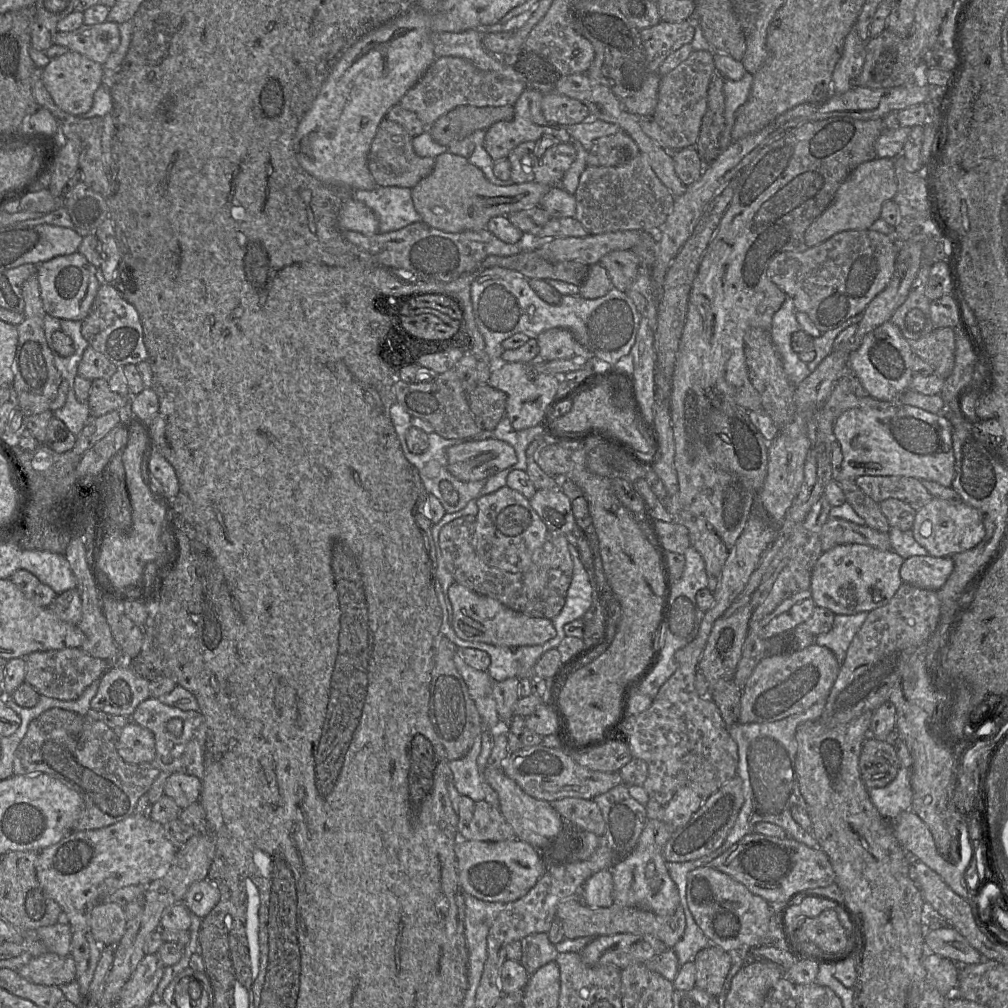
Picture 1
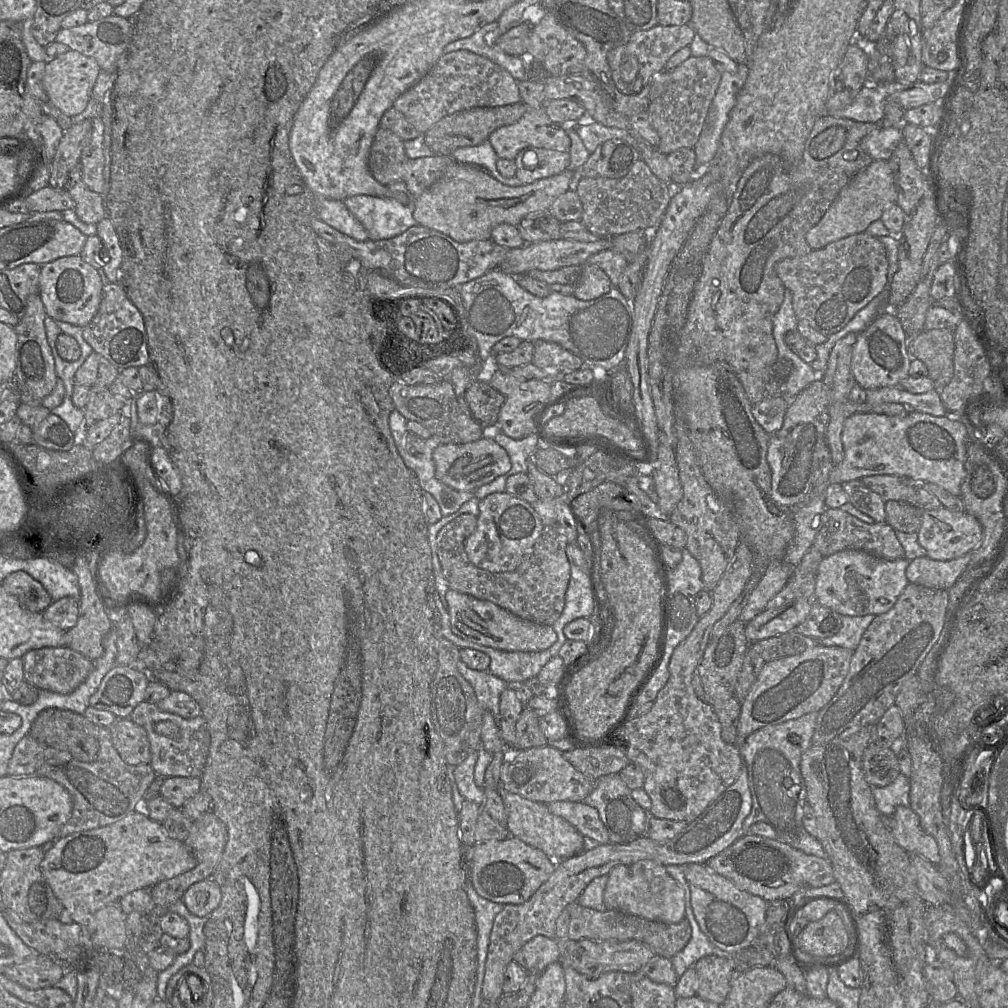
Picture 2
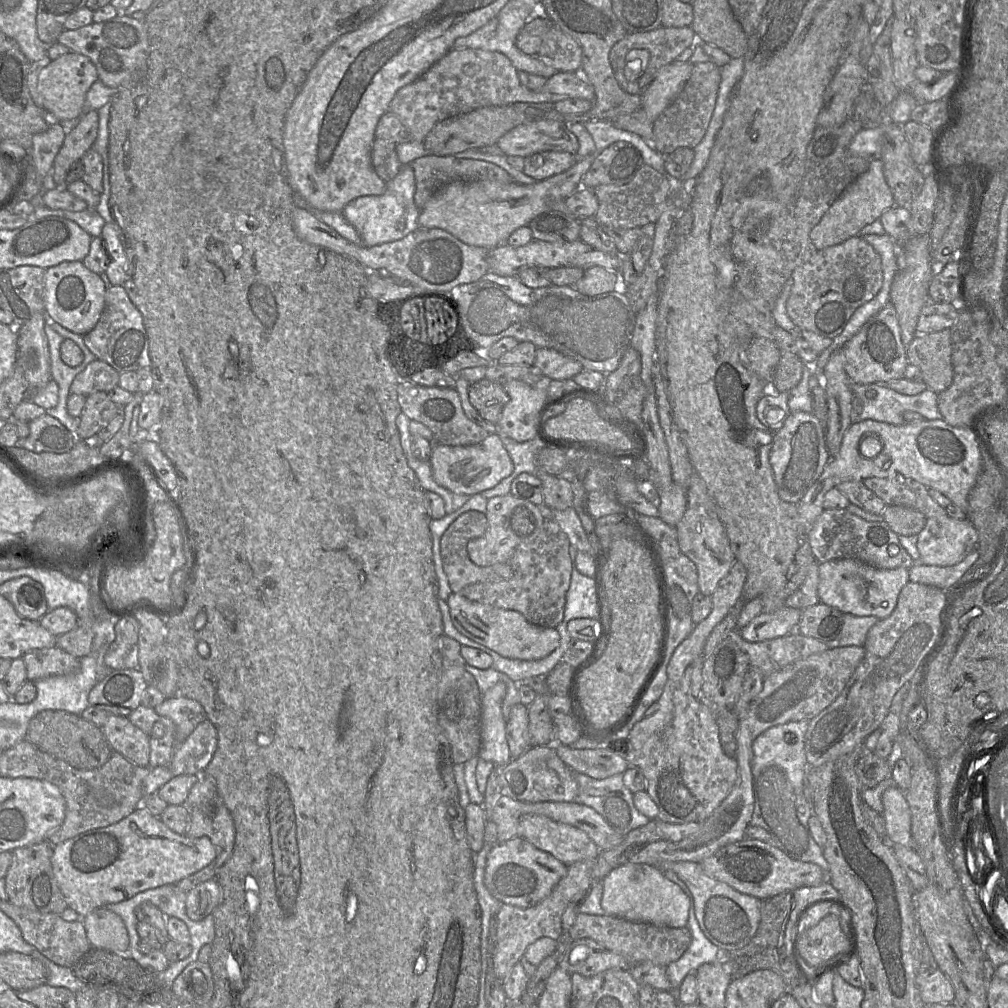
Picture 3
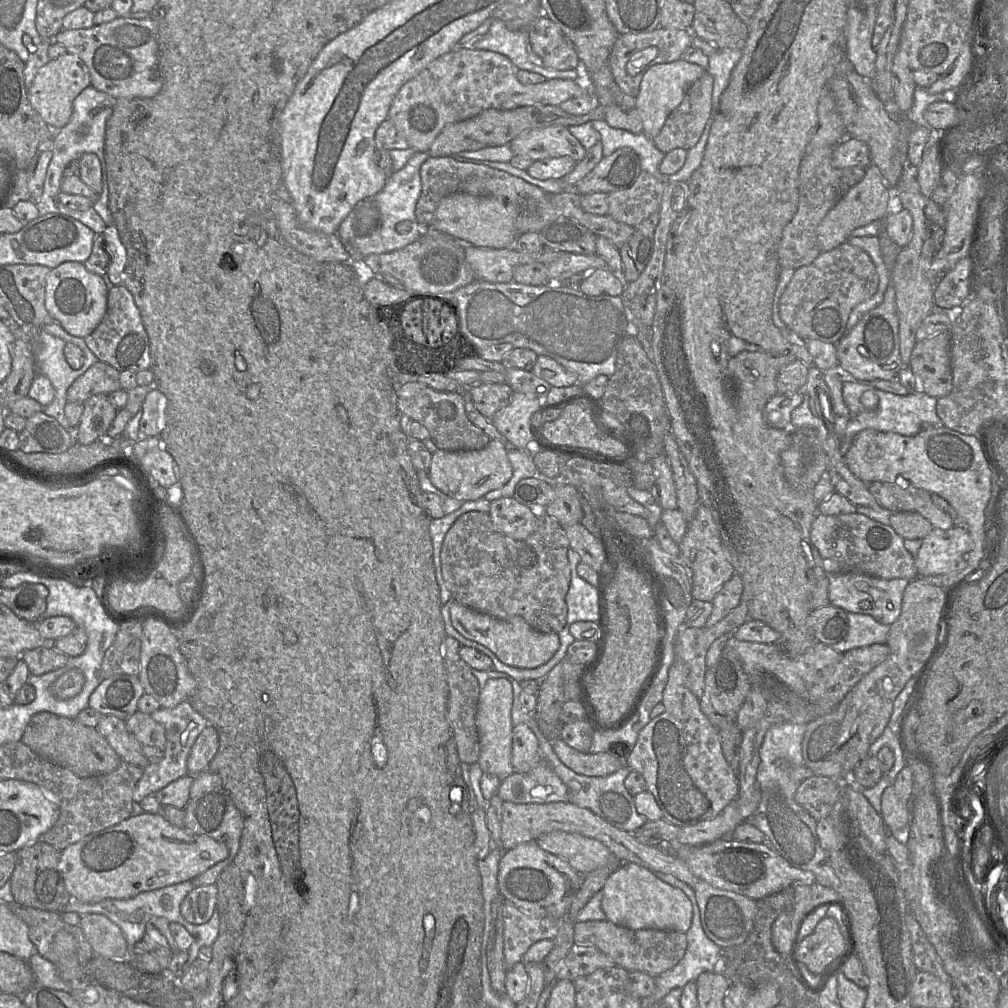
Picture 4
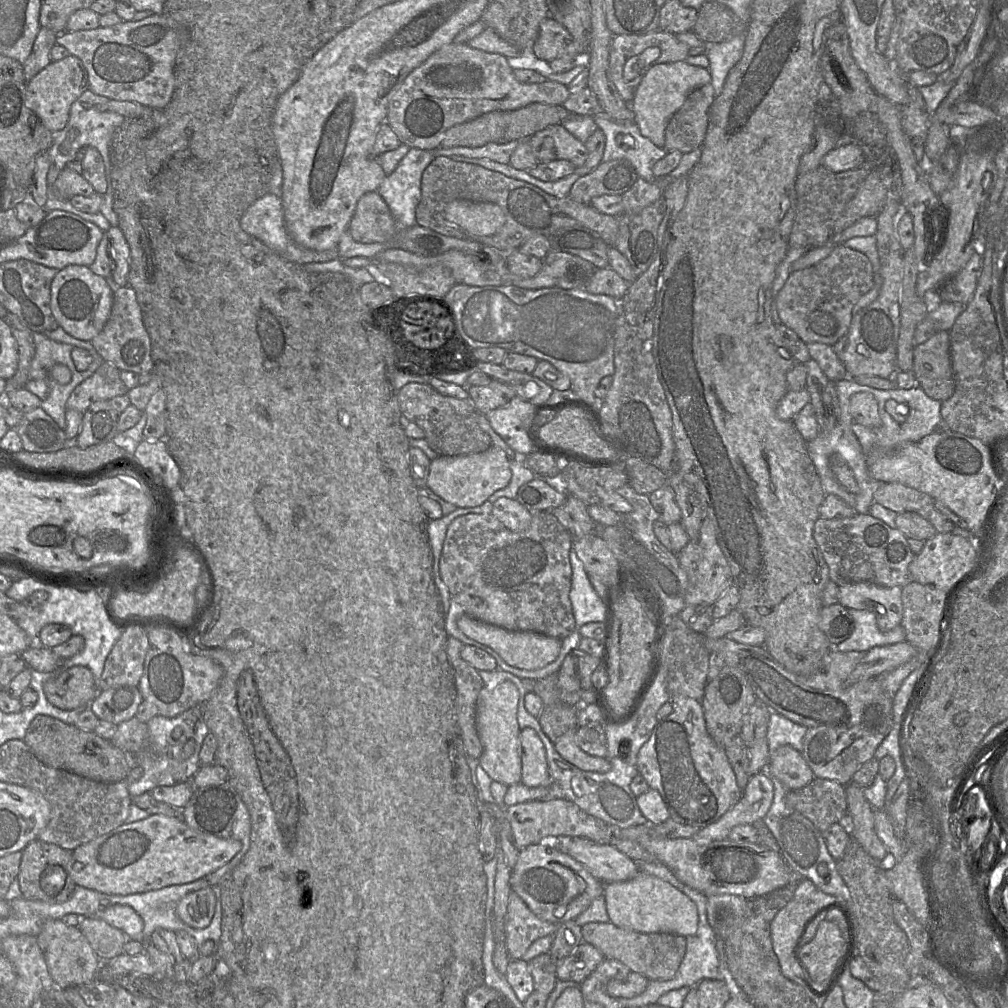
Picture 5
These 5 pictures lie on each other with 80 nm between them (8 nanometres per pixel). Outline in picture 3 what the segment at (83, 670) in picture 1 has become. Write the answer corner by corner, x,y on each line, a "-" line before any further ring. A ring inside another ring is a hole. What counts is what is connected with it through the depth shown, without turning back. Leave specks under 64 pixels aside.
57,646
29,650
21,658
25,663
27,680
32,682
49,676
71,674
80,667
80,658

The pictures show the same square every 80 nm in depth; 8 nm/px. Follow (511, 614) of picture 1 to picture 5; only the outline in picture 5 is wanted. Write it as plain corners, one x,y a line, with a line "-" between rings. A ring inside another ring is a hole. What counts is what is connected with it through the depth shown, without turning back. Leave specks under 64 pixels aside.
468,615
457,620
458,628
469,638
493,649
508,665
522,670
537,670
552,663
559,655
561,640
531,631
511,631

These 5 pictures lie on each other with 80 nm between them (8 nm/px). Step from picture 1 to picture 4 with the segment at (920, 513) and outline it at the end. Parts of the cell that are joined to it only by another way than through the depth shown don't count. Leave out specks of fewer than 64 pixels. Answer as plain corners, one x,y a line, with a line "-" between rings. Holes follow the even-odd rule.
953,526
948,530
934,528
922,539
922,545
915,557
918,577
964,570
972,549
973,541
965,526

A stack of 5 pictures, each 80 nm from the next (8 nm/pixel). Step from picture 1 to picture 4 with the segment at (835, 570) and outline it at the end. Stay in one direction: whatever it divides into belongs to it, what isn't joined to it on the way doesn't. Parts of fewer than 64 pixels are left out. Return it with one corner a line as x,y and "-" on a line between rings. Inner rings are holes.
858,573
827,574
827,577
831,605
847,613
870,615
884,625
892,625
898,620
901,614
903,593
910,582
906,579
884,580

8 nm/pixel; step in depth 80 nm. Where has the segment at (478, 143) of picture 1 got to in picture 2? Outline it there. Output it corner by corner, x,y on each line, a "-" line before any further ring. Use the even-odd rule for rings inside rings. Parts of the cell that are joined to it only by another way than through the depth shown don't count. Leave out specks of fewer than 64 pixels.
488,139
476,146
457,148
451,155
459,163
469,164
487,171
505,185
519,186
523,184
516,176
506,178
498,172
496,163
499,157

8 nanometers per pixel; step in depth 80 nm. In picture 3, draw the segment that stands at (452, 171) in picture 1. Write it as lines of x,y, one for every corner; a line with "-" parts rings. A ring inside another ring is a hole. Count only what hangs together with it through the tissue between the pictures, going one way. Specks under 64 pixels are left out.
595,151
576,161
568,170
533,184
503,183
496,180
449,182
435,192
420,210
419,226
439,228
467,245
493,249
506,243
517,228
527,226
537,216
551,211
553,203
565,200
582,187
582,178
597,155

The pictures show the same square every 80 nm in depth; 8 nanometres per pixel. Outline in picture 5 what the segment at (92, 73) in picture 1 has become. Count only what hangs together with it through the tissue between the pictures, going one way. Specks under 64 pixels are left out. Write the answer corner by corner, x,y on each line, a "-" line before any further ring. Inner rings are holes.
70,54
59,61
52,61
26,83
27,106
51,132
58,132
68,122
72,103
86,89
89,89
87,70
77,56

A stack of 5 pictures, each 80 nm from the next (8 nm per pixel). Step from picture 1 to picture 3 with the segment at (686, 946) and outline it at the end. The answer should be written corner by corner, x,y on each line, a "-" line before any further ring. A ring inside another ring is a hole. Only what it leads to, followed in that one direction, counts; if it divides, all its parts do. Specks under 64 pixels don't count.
663,870
663,873
667,879
677,884
686,893
690,901
687,927
691,932
691,943
679,959
666,966
670,988
678,989
687,974
695,973
698,967
704,963
716,961
719,947
702,932
694,911
693,895
687,885
667,870

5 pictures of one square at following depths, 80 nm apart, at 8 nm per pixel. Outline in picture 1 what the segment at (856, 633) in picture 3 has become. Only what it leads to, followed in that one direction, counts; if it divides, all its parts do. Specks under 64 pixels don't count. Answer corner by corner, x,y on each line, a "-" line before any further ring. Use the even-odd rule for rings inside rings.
860,612
853,615
835,614
831,630
815,636
814,643
831,650
841,665
851,641
863,625
868,613

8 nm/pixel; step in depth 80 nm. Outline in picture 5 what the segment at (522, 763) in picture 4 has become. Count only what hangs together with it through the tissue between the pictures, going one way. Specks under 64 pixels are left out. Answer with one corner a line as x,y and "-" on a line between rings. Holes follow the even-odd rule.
532,728
520,732
521,783
527,787
552,786
543,743

